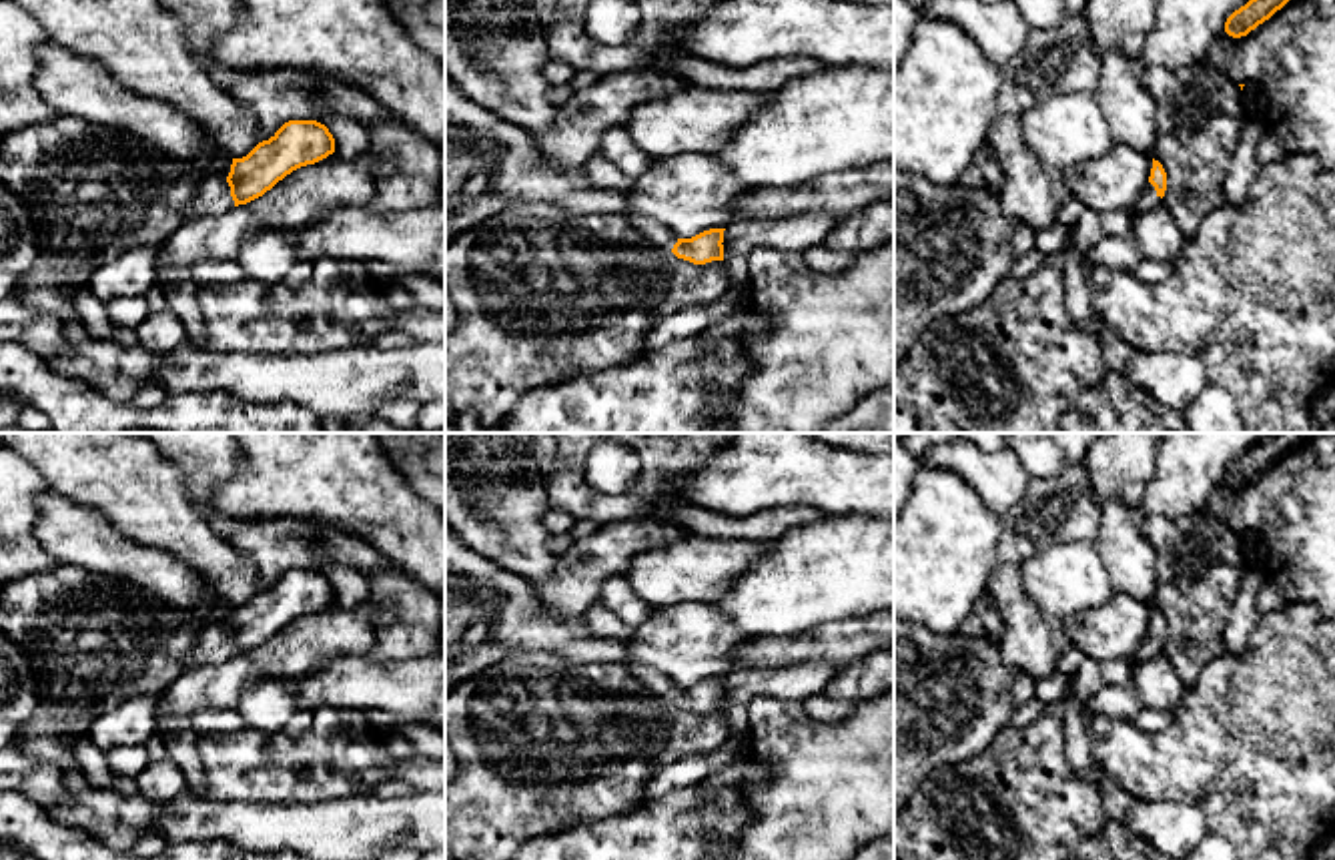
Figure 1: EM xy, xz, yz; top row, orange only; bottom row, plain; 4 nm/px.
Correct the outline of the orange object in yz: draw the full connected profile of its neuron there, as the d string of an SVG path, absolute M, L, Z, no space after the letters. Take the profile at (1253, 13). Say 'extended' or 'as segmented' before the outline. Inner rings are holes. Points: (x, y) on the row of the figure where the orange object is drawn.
as segmented | M1249 0L1227 18L1225 32L1233 38L1247 36L1259 24L1269 20L1277 10L1281 10L1287 2L1289 0Z

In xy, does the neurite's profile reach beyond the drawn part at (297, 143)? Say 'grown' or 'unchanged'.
grown

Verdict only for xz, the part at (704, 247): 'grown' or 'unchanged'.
grown

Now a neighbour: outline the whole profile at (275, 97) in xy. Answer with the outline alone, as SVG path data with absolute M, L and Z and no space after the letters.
M210 60L206 70L218 86L253 108L259 142L275 136L289 120L313 120L323 112L335 112L365 126L389 112L365 90L321 74L243 72L218 60Z

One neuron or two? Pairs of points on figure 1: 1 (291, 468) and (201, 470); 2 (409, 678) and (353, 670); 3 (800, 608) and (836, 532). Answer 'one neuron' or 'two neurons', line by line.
1: two neurons
2: one neuron
3: one neuron

